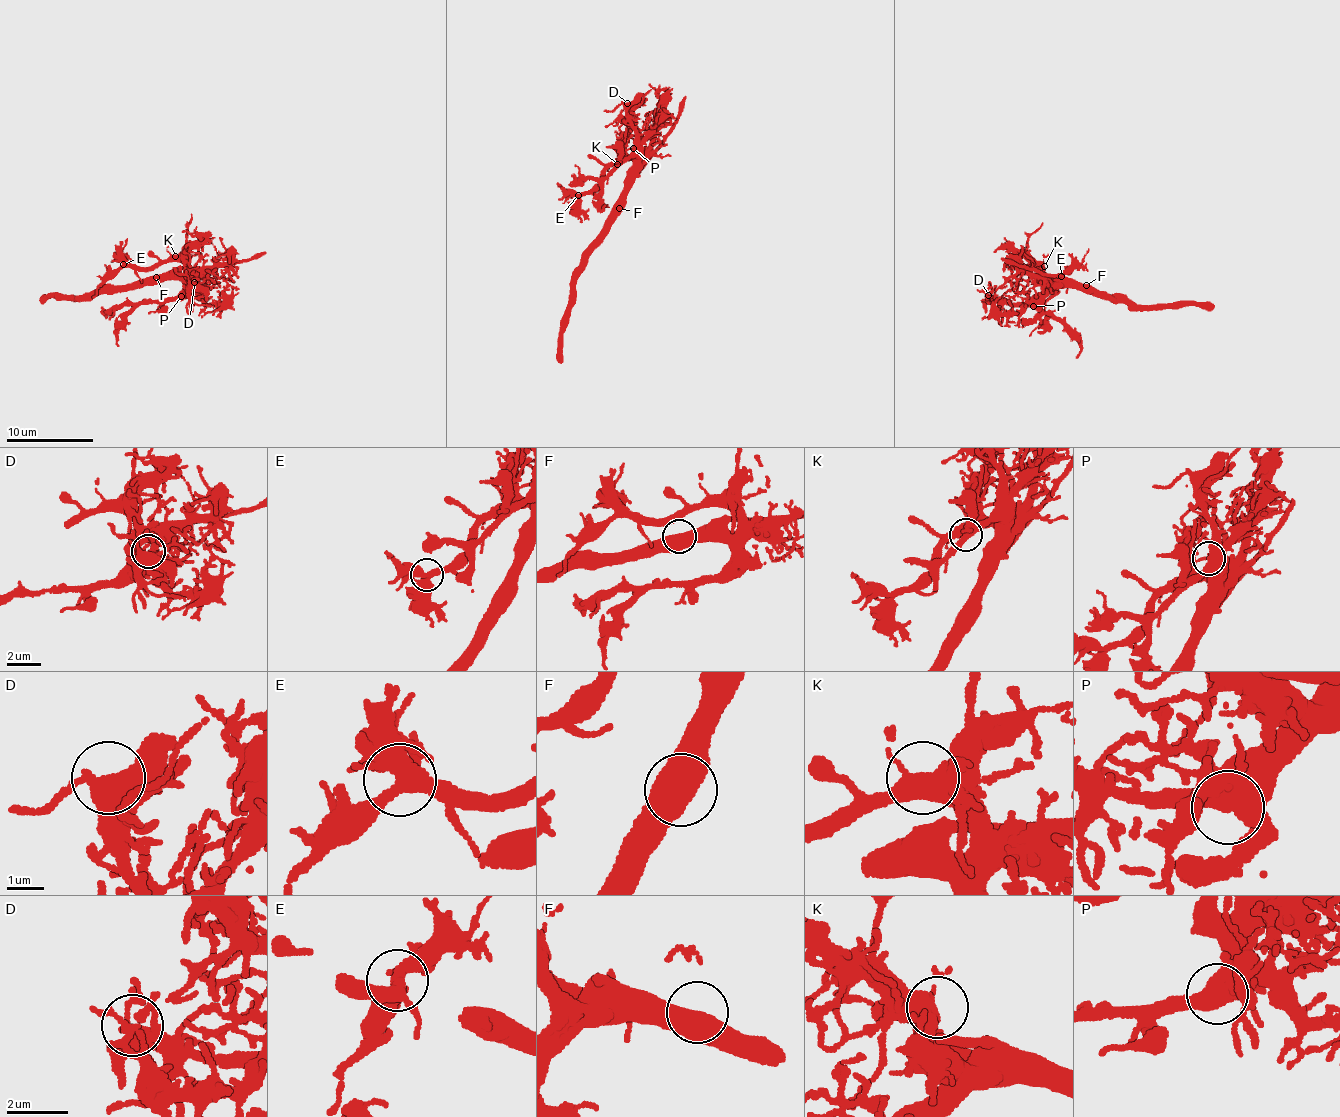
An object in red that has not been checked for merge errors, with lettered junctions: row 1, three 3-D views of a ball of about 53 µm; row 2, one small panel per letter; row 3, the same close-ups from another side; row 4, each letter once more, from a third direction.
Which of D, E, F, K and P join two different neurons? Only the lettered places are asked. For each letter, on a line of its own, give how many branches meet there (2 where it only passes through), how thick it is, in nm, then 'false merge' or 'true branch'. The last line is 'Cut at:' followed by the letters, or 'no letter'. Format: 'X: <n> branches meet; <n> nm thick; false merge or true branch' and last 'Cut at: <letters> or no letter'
D: 4 branches meet; 440 nm thick; true branch
E: 4 branches meet; 400 nm thick; true branch
F: 2 branches meet; 550 nm thick; true branch
K: 3 branches meet; 480 nm thick; true branch
P: 3 branches meet; 460 nm thick; true branch
Cut at: no letter

